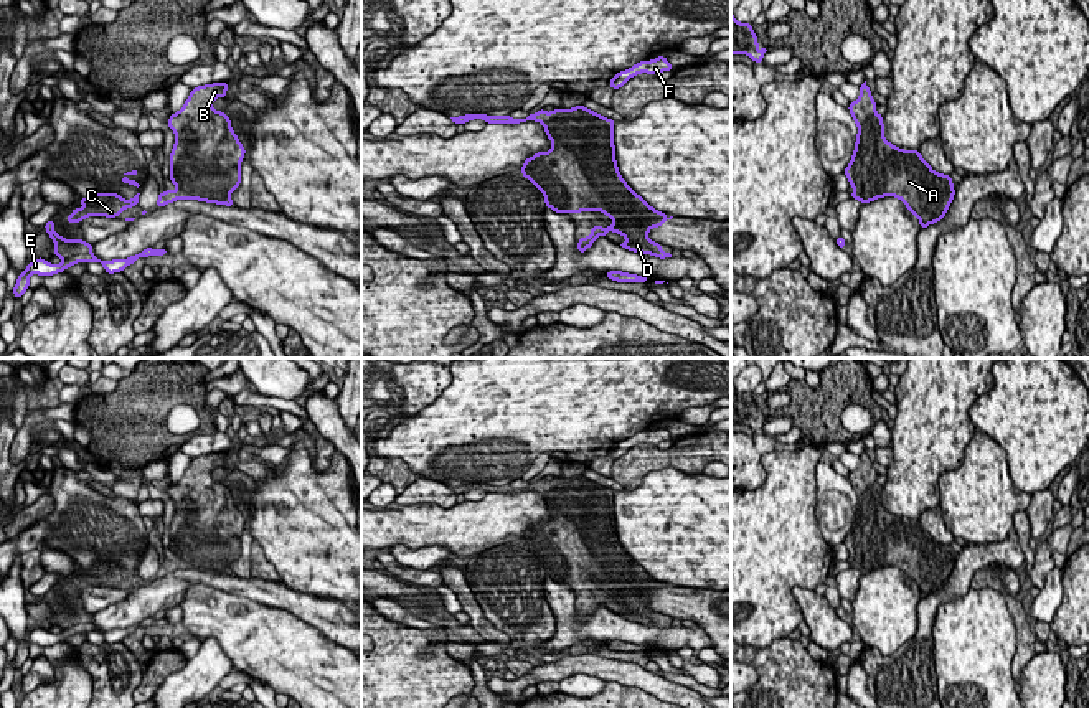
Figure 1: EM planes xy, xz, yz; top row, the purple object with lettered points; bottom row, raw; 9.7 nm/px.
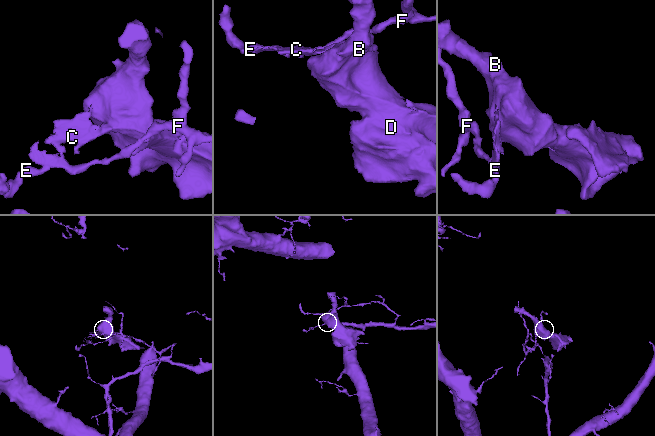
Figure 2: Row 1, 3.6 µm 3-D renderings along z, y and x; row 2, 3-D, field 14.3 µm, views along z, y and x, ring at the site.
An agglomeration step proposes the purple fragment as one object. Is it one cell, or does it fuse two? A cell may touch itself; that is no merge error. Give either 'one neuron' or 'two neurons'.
two neurons

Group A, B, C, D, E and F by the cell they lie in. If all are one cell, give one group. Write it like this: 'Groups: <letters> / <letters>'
Groups: A B D / C E F

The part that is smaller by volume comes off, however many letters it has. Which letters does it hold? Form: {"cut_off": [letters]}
{"cut_off": ["A", "B", "D"]}

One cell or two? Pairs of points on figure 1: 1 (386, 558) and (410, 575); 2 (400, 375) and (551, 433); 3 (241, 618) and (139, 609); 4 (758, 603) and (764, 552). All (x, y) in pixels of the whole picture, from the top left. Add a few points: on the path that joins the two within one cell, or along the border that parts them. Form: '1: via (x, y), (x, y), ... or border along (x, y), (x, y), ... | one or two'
1: via (391, 563), (405, 575) | one
2: border along (452, 375), (447, 387), (429, 405), (413, 415) | two
3: border along (213, 586), (192, 585), (177, 604) | two
4: via (758, 590), (758, 565) | one

